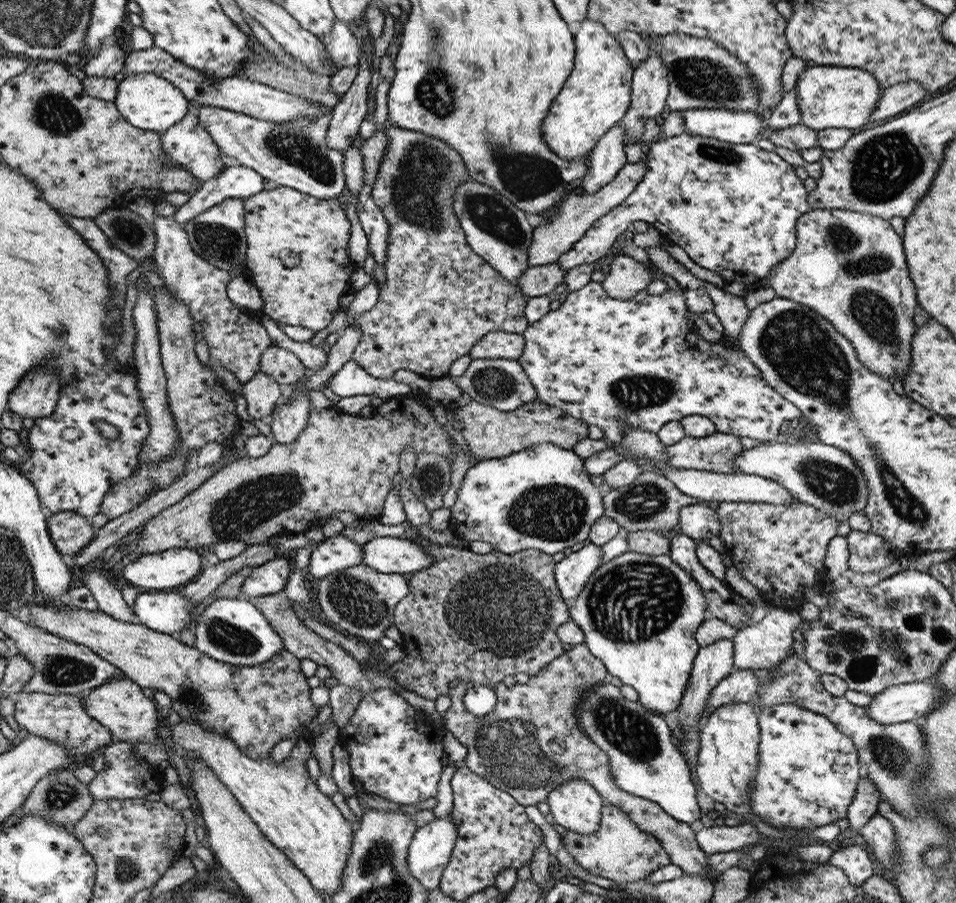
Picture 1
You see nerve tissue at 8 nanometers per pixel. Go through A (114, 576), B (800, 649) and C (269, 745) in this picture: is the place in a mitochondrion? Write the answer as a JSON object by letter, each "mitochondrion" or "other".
{"A":"other","B":"other","C":"other"}

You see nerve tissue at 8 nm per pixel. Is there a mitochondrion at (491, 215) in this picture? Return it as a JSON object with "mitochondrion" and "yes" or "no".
{"mitochondrion":"yes"}

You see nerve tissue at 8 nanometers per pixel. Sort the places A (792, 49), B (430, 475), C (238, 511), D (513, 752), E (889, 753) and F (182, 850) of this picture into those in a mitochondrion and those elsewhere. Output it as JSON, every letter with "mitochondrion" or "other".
{"A":"other","B":"mitochondrion","C":"mitochondrion","D":"mitochondrion","E":"mitochondrion","F":"other"}

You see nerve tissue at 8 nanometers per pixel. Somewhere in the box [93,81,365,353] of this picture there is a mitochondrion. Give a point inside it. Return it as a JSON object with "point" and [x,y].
{"point":[295,147]}

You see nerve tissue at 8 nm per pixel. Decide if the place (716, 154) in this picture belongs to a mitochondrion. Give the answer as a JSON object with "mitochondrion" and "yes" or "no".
{"mitochondrion":"yes"}

